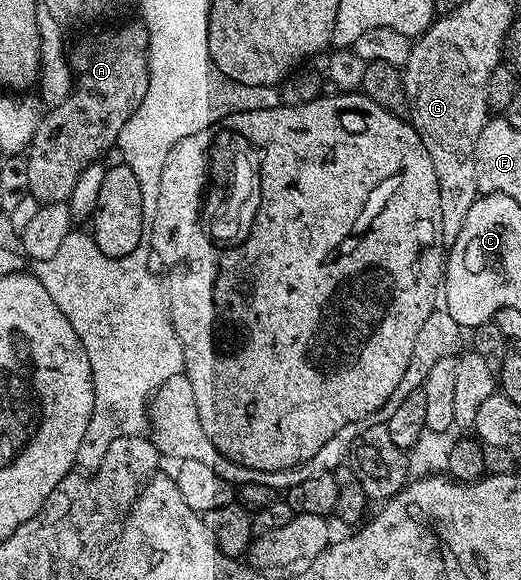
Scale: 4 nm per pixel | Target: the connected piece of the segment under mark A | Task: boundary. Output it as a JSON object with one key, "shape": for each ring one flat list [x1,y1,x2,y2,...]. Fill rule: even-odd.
{"shape":[[143,23,120,24,117,28,108,28,97,36,88,36,70,48,70,65,74,77,72,92,60,104,49,107,48,113,39,117,33,138,26,149,23,179,27,185,27,195,36,199,37,205,63,204,78,182,78,174,86,166,97,163,108,151,117,147,122,126,142,106,148,89,148,31]]}

